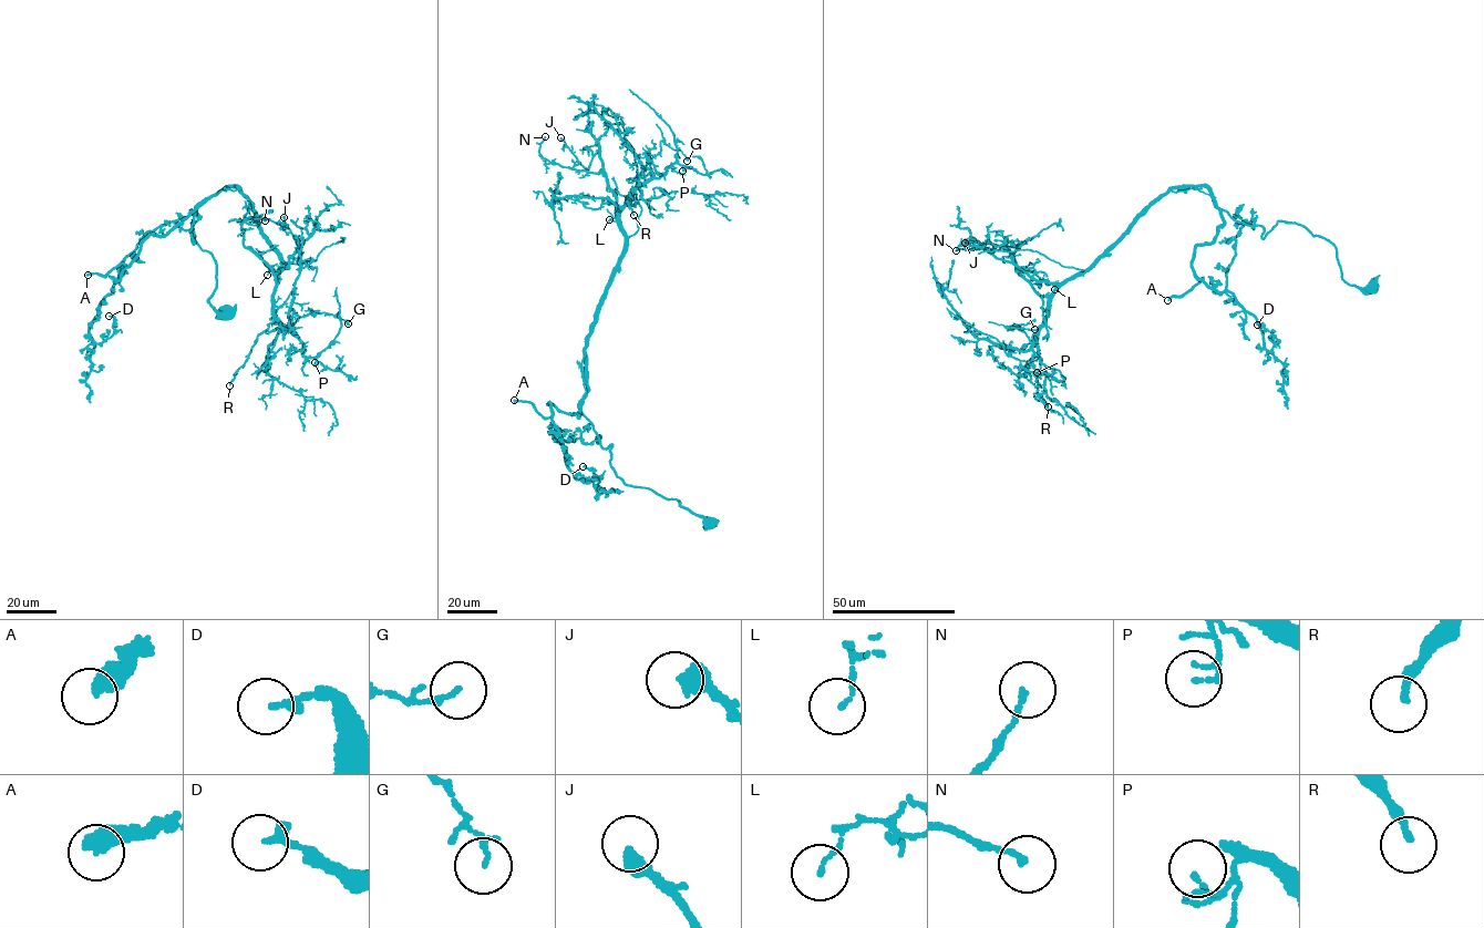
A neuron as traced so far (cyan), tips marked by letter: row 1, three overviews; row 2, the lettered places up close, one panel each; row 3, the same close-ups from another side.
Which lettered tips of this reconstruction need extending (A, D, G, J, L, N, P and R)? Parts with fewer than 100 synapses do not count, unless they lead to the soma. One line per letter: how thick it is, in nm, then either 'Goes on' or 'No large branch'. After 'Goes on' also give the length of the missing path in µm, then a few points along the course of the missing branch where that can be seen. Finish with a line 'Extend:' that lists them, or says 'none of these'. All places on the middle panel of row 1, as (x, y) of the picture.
A: Thickness 480 nm. Goes on. Missing length about 90 µm
D: Thickness 280 nm. No large branch
G: Thickness 120 nm. No large branch
J: Thickness 460 nm. No large branch
L: Thickness 100 nm. No large branch
N: Thickness 150 nm. No large branch
P: Thickness 80 nm. No large branch
R: Thickness 220 nm. No large branch
Extend: A

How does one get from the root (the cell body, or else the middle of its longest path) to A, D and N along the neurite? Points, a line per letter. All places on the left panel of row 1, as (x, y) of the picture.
A: (228, 311), (208, 301), (212, 255), (174, 222), (145, 234), (120, 279), (123, 264), (88, 275)
D: (228, 311), (208, 301), (212, 255), (172, 220), (121, 265), (90, 326), (96, 342), (113, 334), (109, 316)
N: (228, 311), (210, 306), (194, 209), (238, 188), (289, 267), (296, 240), (265, 220)

